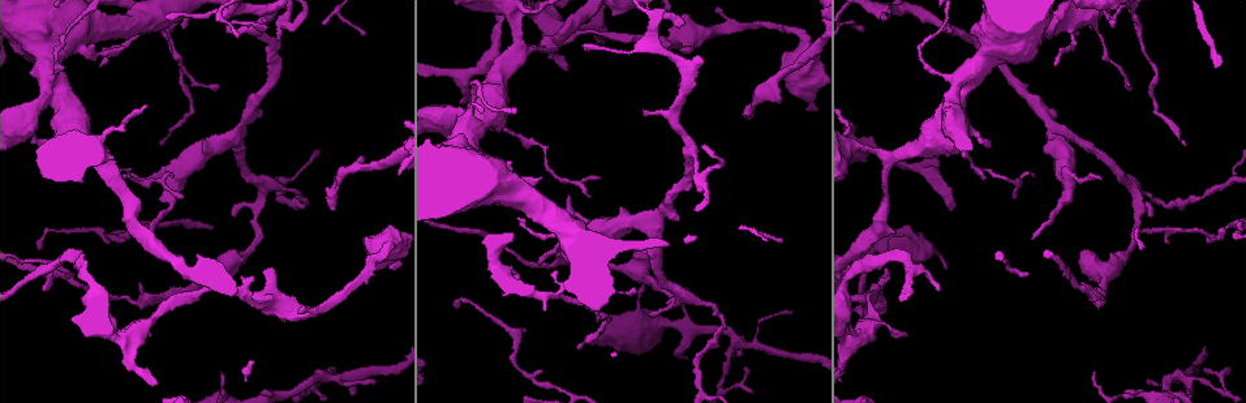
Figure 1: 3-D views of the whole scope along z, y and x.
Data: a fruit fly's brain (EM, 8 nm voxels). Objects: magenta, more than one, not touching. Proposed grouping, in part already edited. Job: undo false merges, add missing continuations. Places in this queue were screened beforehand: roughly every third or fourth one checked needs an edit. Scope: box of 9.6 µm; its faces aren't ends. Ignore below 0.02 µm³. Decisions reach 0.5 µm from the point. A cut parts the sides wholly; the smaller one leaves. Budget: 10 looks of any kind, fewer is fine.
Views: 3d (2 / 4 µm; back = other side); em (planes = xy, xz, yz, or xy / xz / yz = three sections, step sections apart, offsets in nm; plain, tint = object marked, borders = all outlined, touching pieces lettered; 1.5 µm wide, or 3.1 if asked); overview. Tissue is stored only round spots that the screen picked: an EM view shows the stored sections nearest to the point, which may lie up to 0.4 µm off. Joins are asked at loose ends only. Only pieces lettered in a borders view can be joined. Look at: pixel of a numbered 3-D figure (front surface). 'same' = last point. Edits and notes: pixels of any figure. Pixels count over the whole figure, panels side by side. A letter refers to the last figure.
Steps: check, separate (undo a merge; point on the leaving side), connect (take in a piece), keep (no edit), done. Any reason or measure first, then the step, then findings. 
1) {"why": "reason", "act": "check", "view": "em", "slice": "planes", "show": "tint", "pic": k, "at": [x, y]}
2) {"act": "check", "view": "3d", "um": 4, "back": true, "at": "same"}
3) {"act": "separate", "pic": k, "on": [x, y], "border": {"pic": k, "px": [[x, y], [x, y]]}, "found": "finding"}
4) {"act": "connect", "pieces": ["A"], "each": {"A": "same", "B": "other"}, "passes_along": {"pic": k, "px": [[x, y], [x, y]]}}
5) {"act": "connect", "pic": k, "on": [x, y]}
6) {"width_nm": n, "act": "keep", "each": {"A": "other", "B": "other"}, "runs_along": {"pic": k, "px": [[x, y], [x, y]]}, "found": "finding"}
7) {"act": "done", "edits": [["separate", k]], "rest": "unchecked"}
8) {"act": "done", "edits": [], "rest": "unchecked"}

{"why": "branch stops here", "act": "check", "view": "3d", "um": 2, "back": true, "pic": 1, "at": [644, 110]}

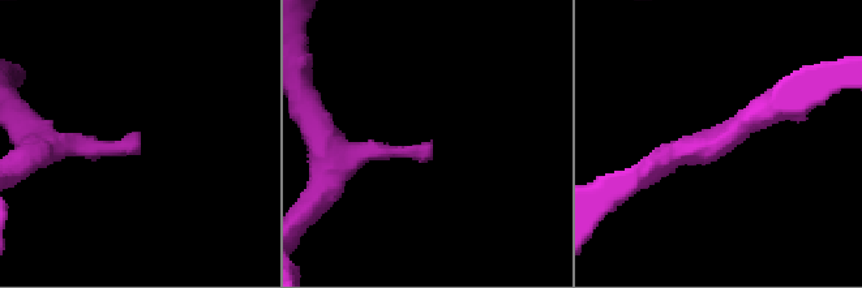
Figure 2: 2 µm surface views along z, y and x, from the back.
{"act": "check", "view": "em", "slice": "planes", "show": "borders", "pic": 2, "at": [431, 141]}

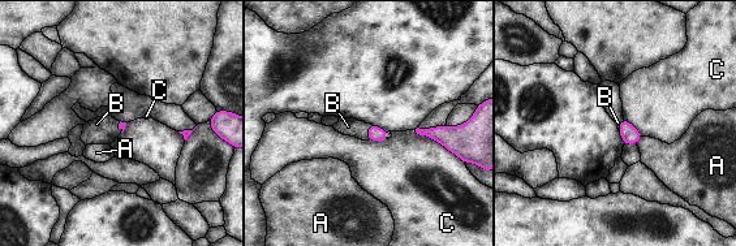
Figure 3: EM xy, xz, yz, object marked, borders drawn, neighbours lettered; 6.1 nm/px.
{"act": "connect", "pieces": ["B"], "each": {"A": "other", "B": "same", "C": "other"}, "found": "it goes on there"}

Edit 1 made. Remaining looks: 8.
{"why": "thick turns thin", "act": "check", "view": "em", "slice": "planes", "show": "borders", "pic": 1, "at": [954, 149]}

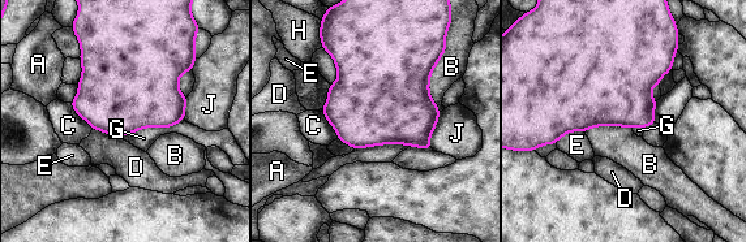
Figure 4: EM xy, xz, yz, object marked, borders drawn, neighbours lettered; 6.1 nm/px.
{"act": "keep", "each": {"A": "other", "B": "other", "C": "other", "D": "other", "E": "other", "G": "other", "H": "other", "J": "other"}, "border": {"pic": 4, "px": [[184, 119], [121, 137]]}, "found": "all the same cell"}

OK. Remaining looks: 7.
{"why": "branch stops here", "act": "check", "view": "em", "slice": "planes", "show": "borders", "pic": 1, "at": [328, 368]}

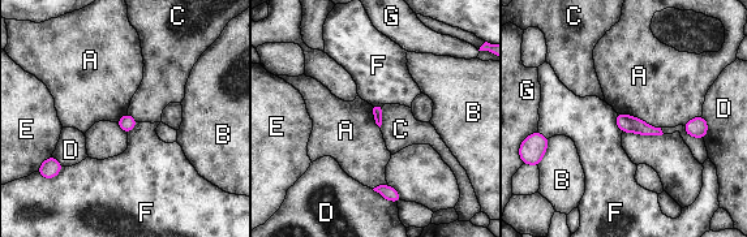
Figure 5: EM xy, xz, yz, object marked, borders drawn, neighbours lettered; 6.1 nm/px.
{"act": "keep", "each": {"A": "other", "B": "other", "C": "other", "D": "other", "E": "other", "F": "other", "G": "other"}, "border": {"pic": 5, "px": [[617, 112], [634, 115], [660, 128]]}, "found": "none of them fits"}

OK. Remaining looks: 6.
{"act": "done", "edits": [["connect", 3]], "rest": "unchecked"}

